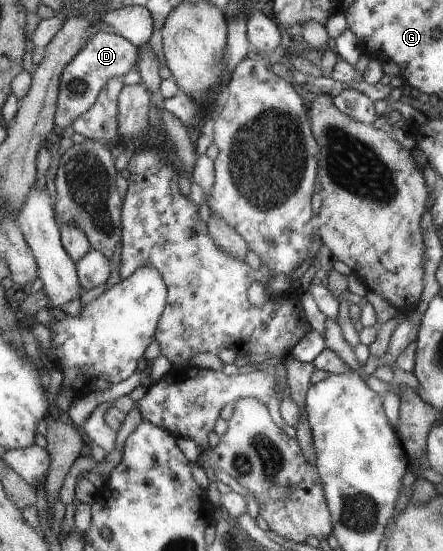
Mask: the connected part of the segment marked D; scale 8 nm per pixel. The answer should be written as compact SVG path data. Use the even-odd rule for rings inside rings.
M98 32L78 56L64 69L60 79L59 103L55 114L58 126L65 130L96 104L111 78L121 78L139 64L139 47L118 33Z

